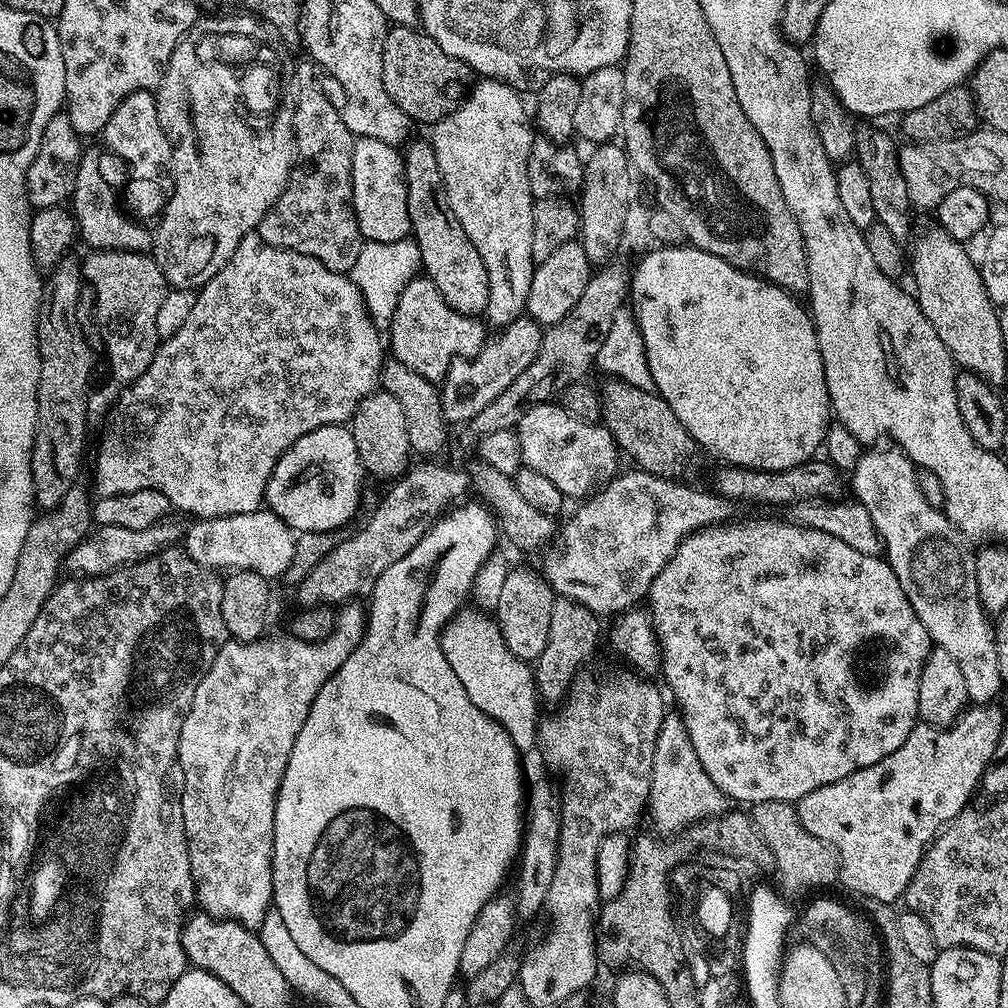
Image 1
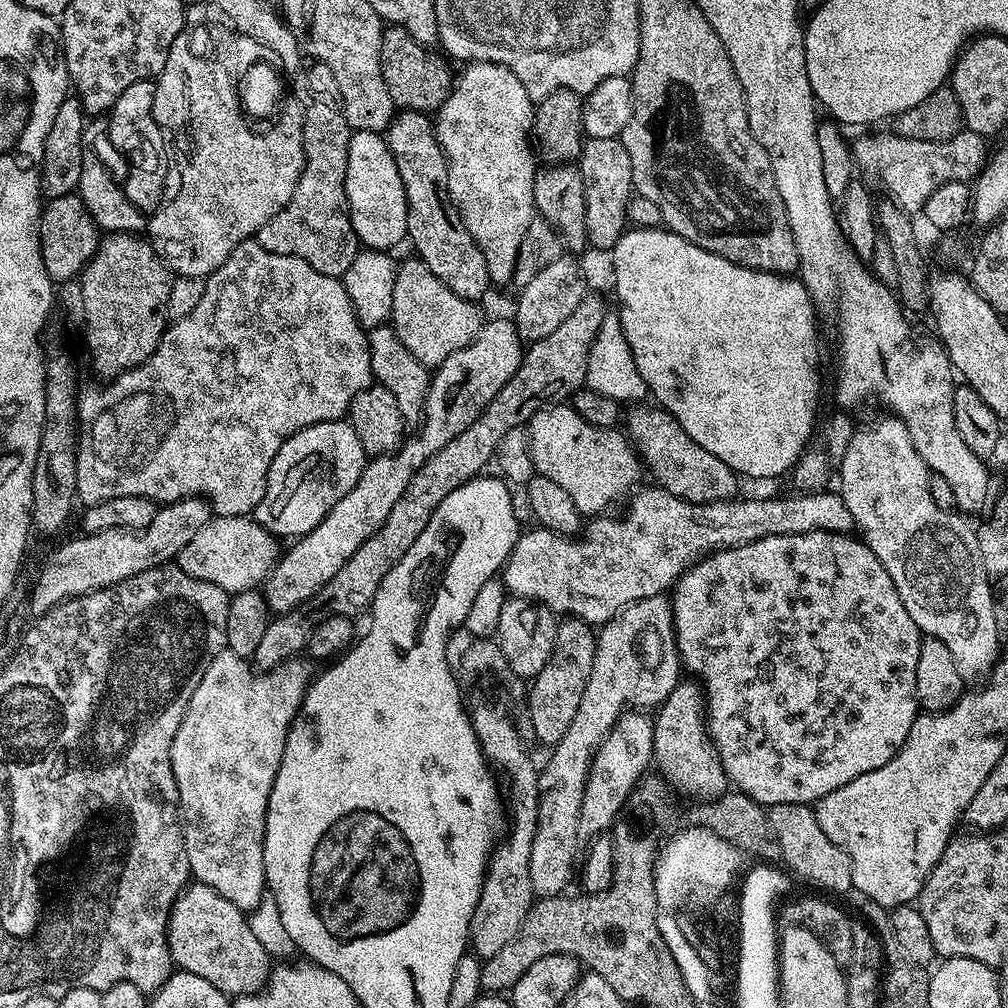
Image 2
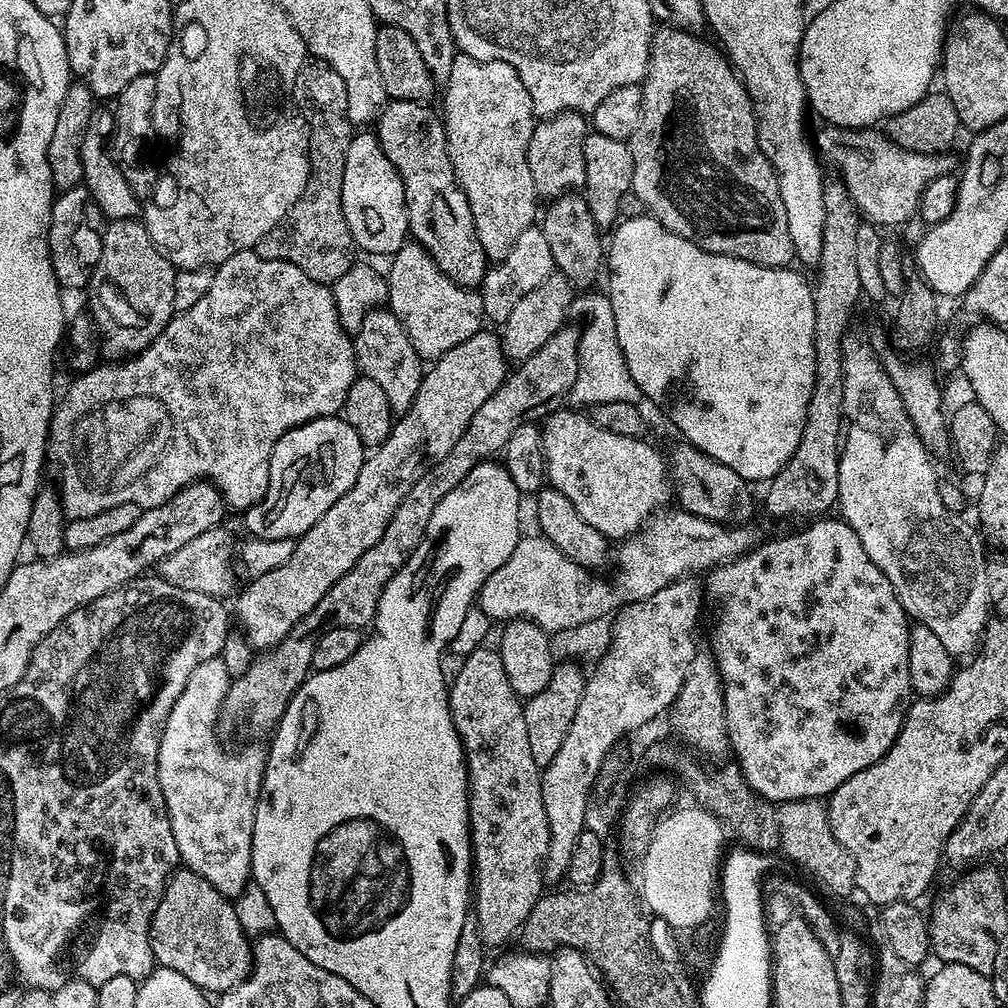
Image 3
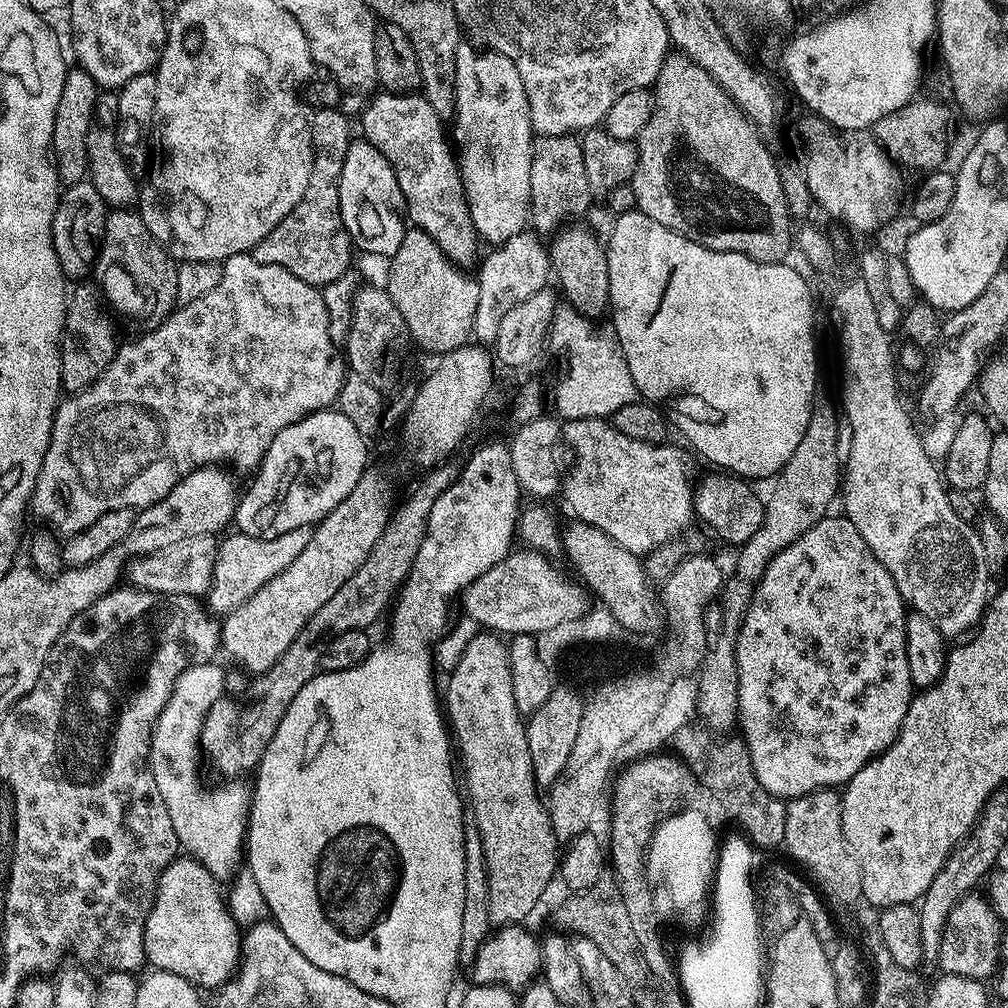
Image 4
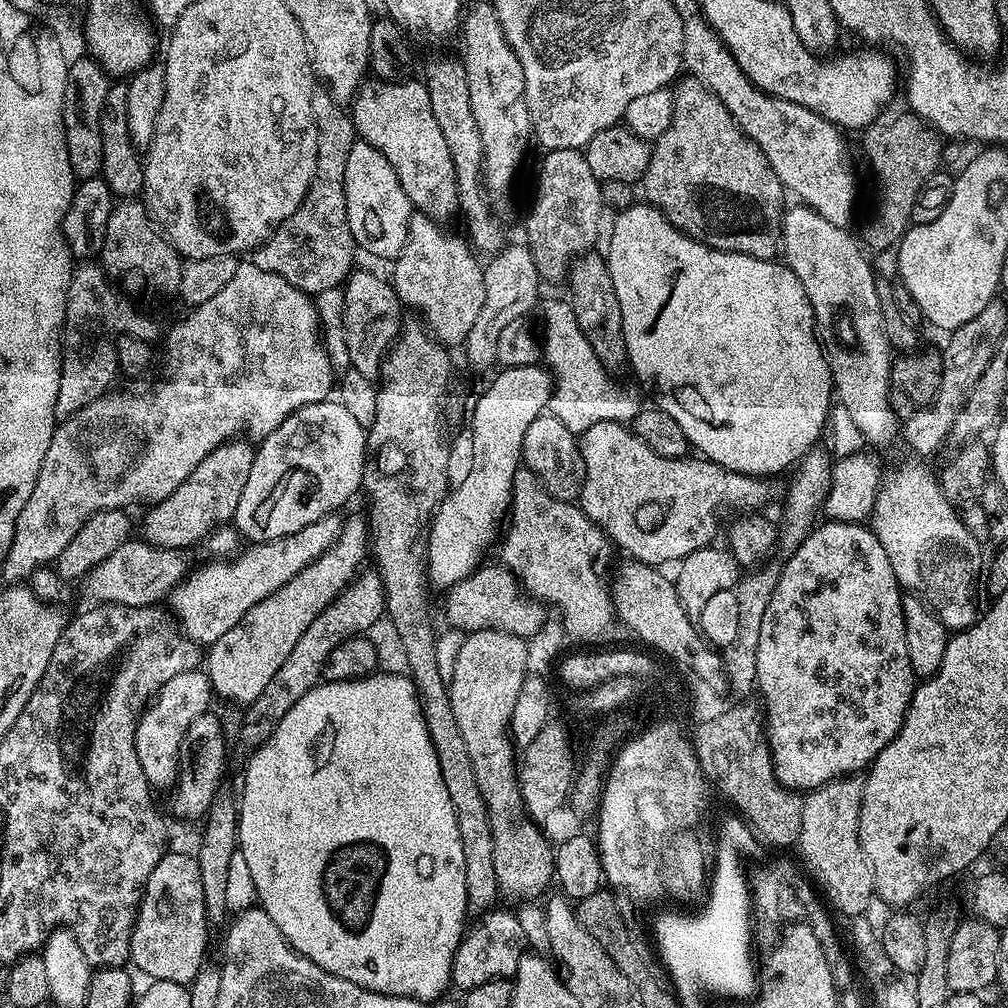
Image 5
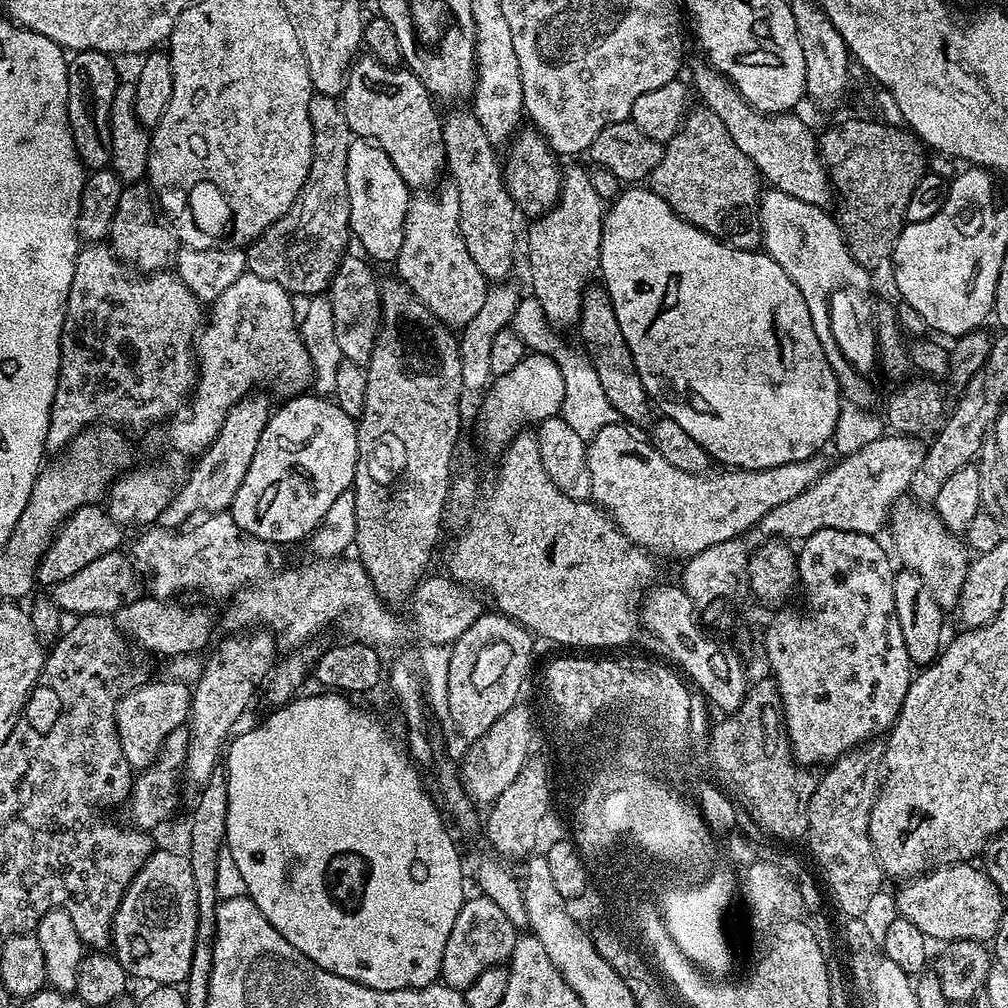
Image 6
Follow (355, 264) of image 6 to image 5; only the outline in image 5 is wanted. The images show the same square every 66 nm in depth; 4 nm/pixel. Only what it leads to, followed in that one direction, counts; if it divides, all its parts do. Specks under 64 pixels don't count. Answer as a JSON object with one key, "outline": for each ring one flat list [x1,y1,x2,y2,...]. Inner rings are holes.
{"outline":[[353,271,342,285,344,289,344,343,348,360,355,371,373,378,380,376,380,365,392,341,400,334,402,327,402,305,396,290,387,279,376,272]]}

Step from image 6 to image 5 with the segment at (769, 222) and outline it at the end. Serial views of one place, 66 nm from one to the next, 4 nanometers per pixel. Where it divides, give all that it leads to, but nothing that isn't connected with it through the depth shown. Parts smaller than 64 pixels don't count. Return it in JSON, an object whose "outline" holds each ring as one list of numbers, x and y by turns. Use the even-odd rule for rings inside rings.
{"outline":[[808,205,794,206,783,213,780,221,782,258,798,282,802,282,812,303,812,314,816,317,818,335,832,375,835,399,839,407,850,410,850,418,854,418,869,445,888,444,898,436,898,417,892,411,888,393,894,349,886,338,876,289,877,275,864,256,861,243,856,242,849,229,827,221],[840,308,849,312,857,352,851,352,851,347,838,342,834,318,841,315]]}

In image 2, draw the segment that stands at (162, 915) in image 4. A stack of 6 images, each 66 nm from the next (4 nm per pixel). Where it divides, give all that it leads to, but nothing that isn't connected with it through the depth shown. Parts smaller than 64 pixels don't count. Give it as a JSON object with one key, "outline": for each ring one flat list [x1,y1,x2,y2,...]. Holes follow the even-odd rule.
{"outline":[[189,883,172,903,168,915,168,949,173,965,179,971,198,974,210,986,222,990,229,998,248,996,258,992,268,982,268,973,274,967,273,957,254,938,245,909,234,906,210,886]]}

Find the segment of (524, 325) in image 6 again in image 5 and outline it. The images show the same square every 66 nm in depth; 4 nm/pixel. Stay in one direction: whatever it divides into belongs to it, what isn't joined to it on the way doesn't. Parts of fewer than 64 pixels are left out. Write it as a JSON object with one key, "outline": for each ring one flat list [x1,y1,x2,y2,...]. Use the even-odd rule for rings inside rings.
{"outline":[[567,299,548,300,544,304,544,336,542,332,542,356,552,373,552,398,550,401,550,415,558,418,566,430,574,434,583,434,598,422,630,422,642,409,642,402,628,388,619,388,612,381,613,373,598,362,598,354,586,342,586,334,578,326,572,315,572,306]]}

